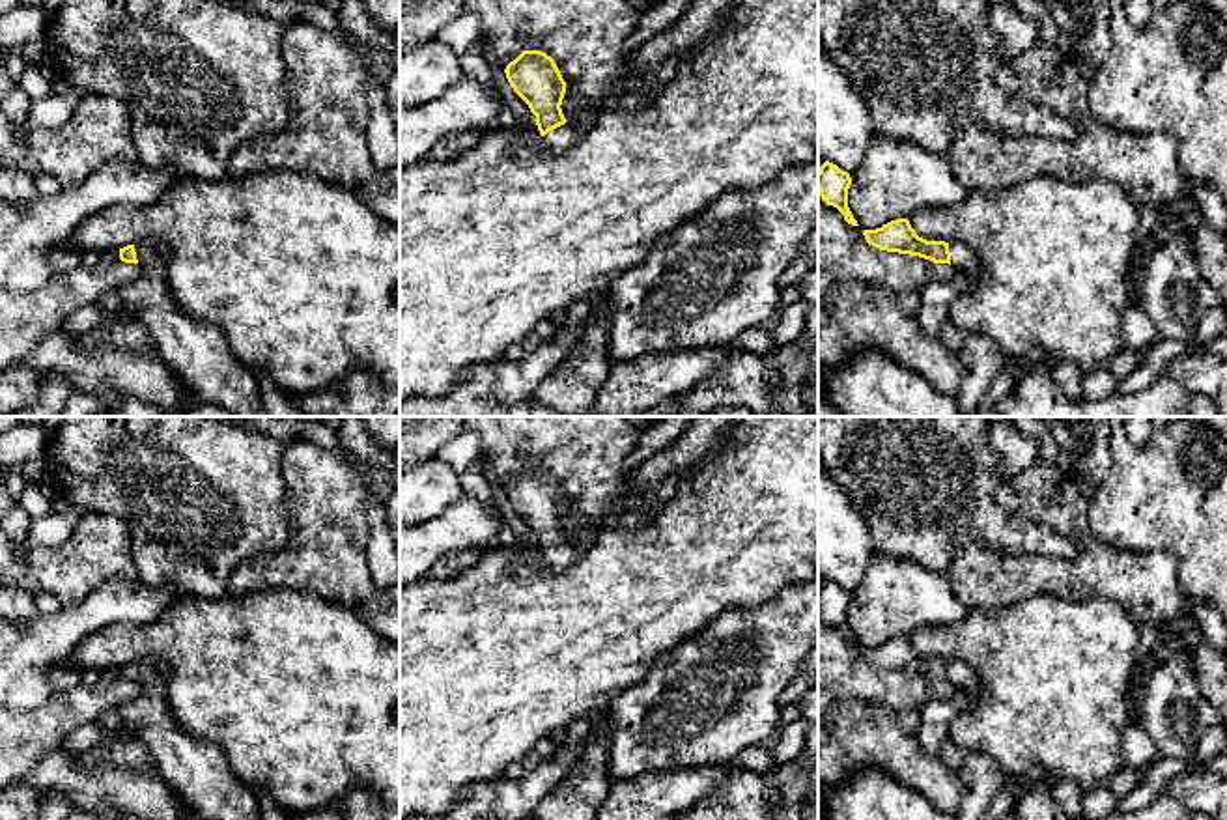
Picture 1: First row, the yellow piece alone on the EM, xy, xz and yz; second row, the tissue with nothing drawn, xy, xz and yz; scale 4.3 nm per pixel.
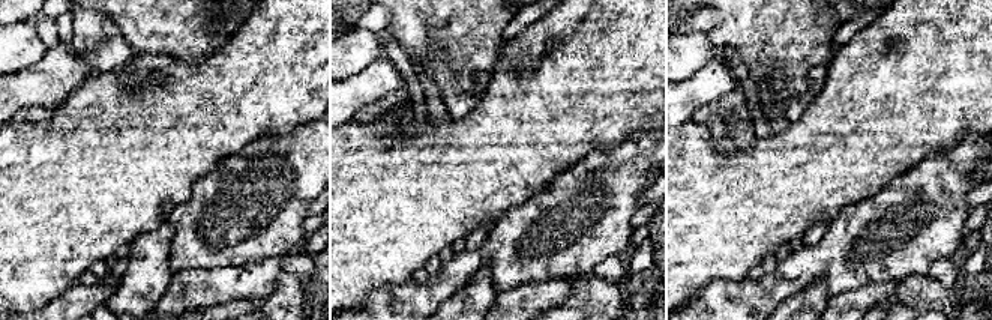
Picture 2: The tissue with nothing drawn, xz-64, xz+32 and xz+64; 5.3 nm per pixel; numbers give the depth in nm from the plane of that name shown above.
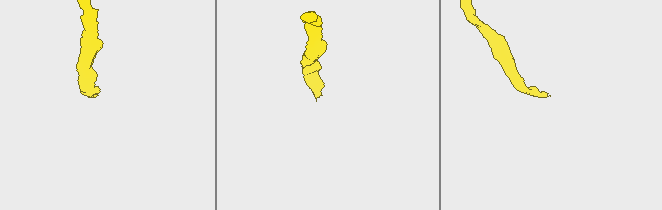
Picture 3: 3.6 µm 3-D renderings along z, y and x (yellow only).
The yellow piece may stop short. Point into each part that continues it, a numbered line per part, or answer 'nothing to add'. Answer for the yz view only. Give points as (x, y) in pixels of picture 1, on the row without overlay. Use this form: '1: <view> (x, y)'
1: yz (936, 716)

